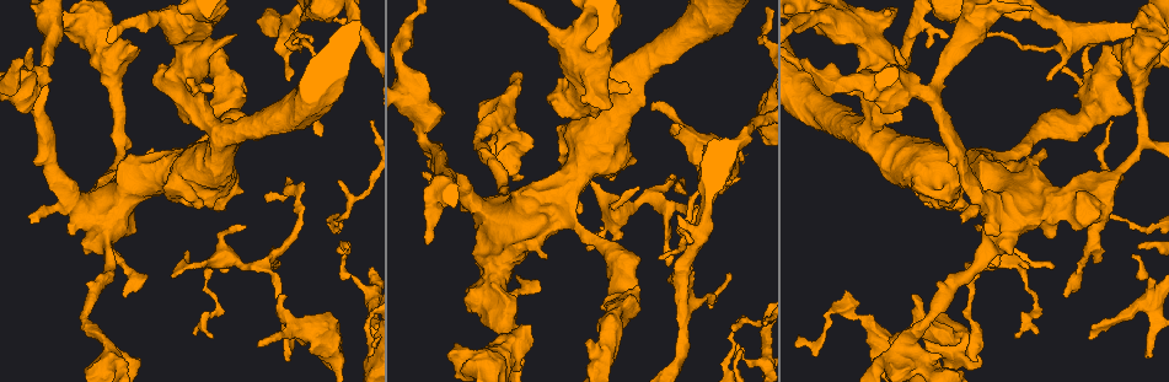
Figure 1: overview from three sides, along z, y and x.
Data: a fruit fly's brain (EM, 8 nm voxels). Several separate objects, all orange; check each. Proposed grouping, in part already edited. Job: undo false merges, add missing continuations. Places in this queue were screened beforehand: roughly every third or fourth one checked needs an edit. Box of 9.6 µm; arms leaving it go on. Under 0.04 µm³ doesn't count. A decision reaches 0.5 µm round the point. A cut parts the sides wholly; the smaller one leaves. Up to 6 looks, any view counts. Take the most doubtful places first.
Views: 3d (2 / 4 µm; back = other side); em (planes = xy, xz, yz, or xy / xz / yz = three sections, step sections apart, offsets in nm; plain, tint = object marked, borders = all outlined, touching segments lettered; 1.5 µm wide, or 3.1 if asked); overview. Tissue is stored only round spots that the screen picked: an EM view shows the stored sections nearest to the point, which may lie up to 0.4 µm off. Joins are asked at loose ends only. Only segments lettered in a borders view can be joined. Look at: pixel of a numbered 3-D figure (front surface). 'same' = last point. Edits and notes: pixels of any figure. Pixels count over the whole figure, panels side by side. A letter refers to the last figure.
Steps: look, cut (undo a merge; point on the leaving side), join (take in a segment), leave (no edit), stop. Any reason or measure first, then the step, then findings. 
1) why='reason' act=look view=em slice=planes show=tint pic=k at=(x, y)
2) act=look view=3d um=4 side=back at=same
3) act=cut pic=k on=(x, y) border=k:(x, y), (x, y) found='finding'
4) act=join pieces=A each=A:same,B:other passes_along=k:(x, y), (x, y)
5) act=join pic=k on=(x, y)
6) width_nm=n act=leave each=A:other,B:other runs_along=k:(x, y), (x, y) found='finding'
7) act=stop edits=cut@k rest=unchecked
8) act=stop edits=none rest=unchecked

why='an open end' act=look view=3d um=2 pic=1 at=(1085, 134)

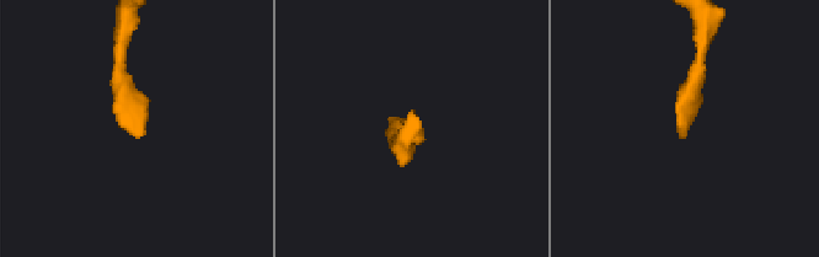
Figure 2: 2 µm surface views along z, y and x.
act=look view=em slice=xy step=8 show=borders pic=2 at=(685, 138)

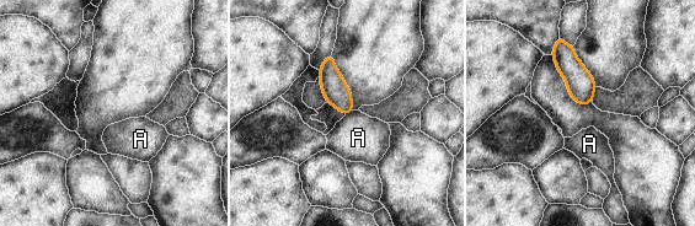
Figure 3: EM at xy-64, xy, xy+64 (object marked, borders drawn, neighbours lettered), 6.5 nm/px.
width_nm=150 act=leave each=A:other border=3:(353, 111), (345, 116) found='no lettered segment goes on from it'

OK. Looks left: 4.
why='free end' act=look view=3d um=4 pic=1 at=(737, 179)

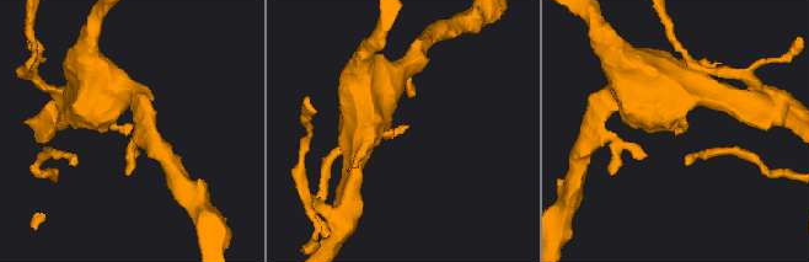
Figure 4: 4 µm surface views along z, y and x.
act=look view=em slice=planes show=borders pic=4 at=(676, 132)

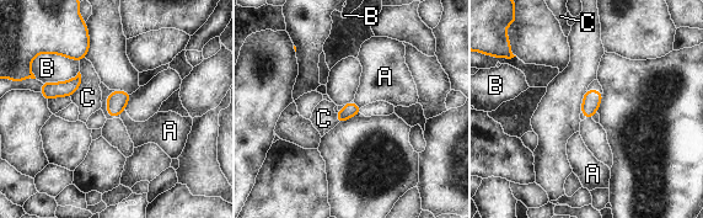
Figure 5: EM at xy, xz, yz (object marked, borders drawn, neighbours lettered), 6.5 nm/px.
act=leave each=A:other,B:other,C:other border=5:(124, 107), (121, 115) found='no lettered segment goes on from it'

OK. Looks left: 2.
why='free end' act=look view=em slice=planes show=borders pic=1 at=(1046, 79)

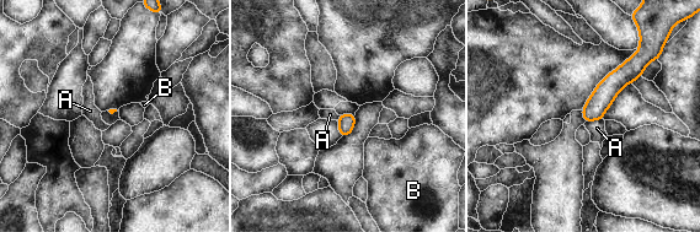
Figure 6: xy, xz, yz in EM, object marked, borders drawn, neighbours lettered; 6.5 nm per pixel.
longest_contact=A:120nm act=leave each=A:other,B:other border=6:(602, 118), (584, 123) found='no lettered segment goes on from it'

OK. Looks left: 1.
act=stop edits=none rest=unchecked

